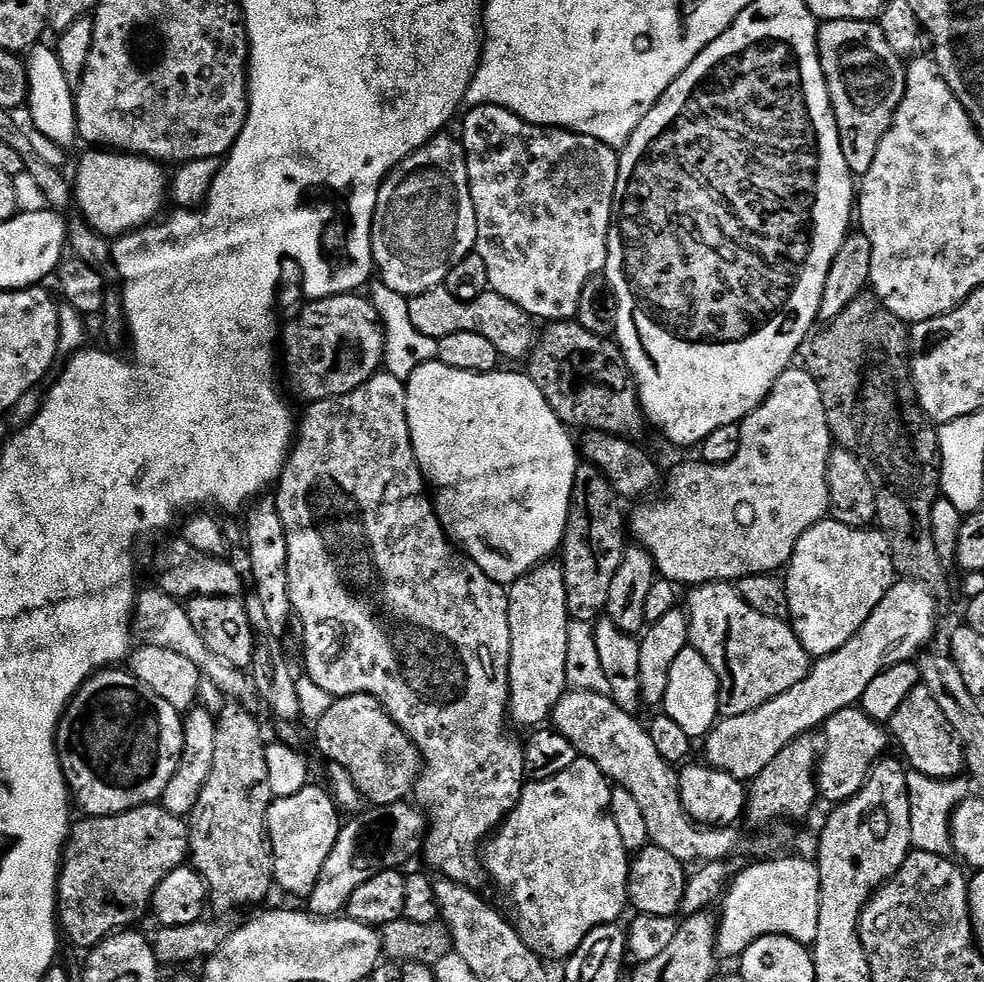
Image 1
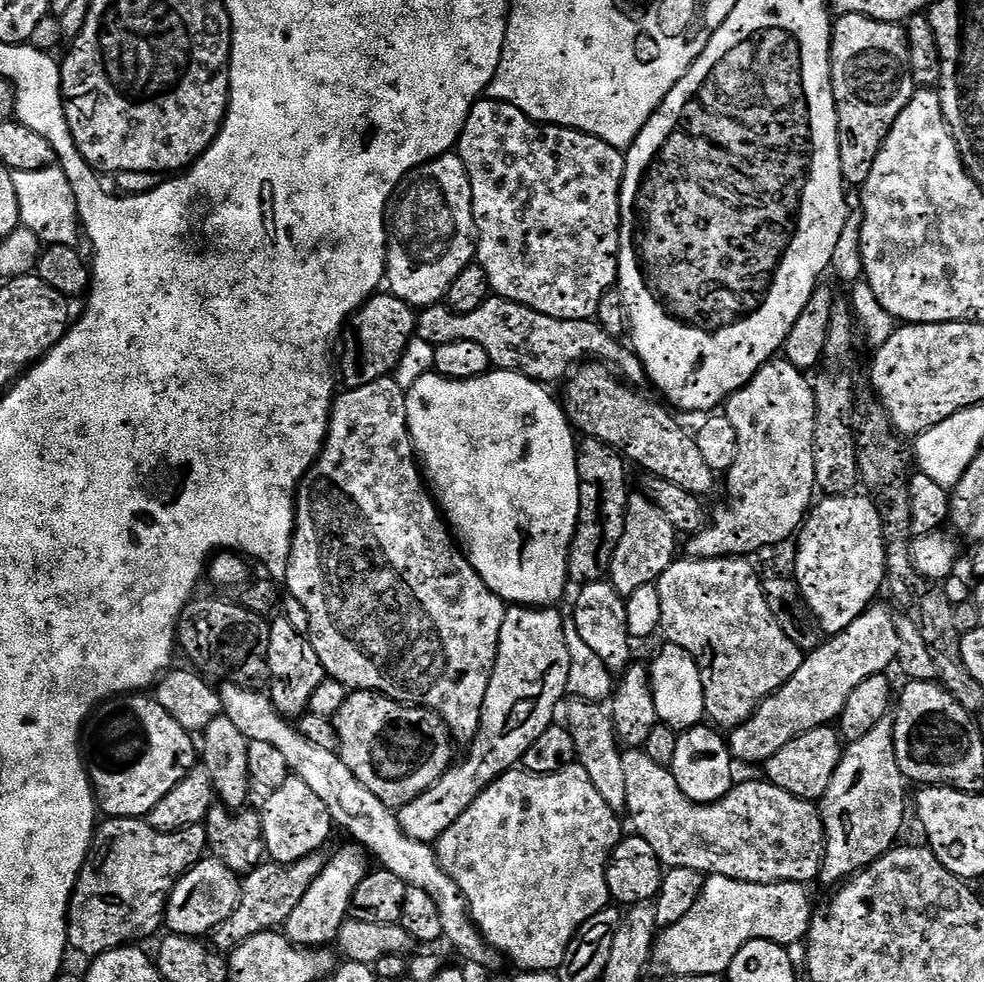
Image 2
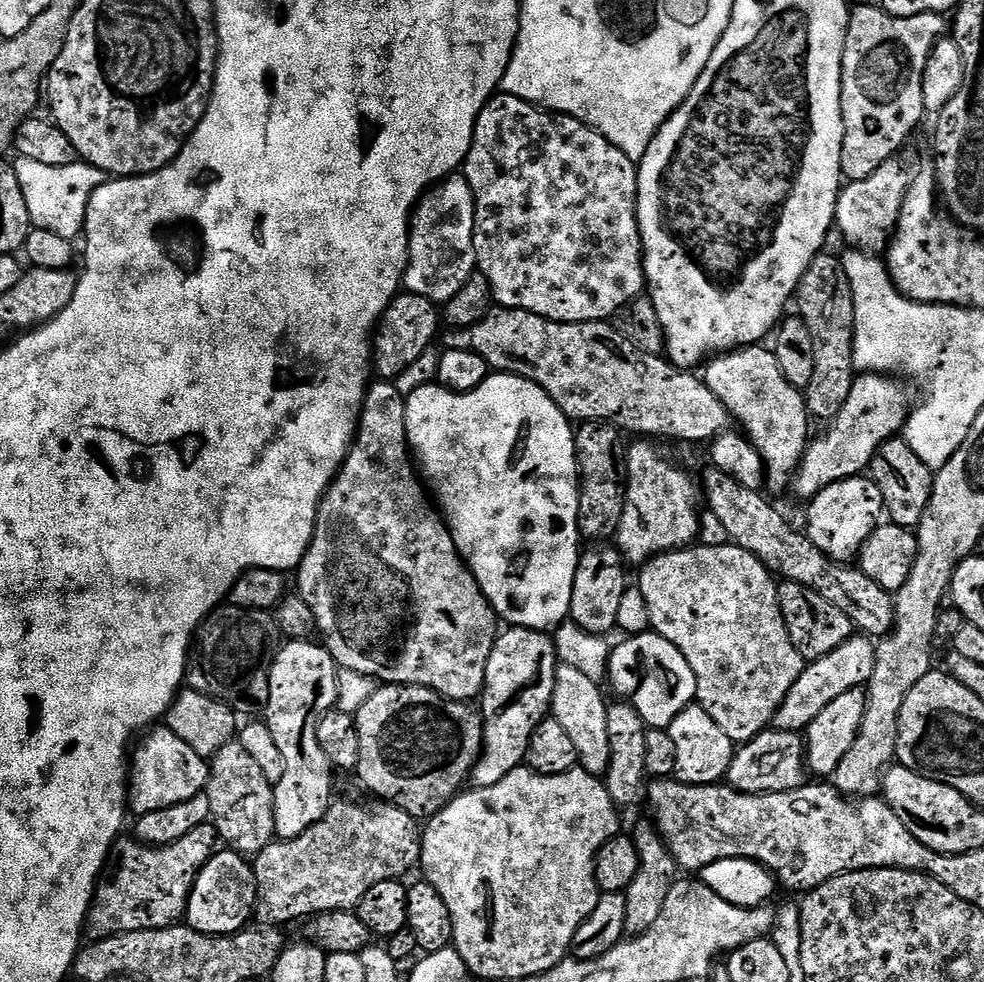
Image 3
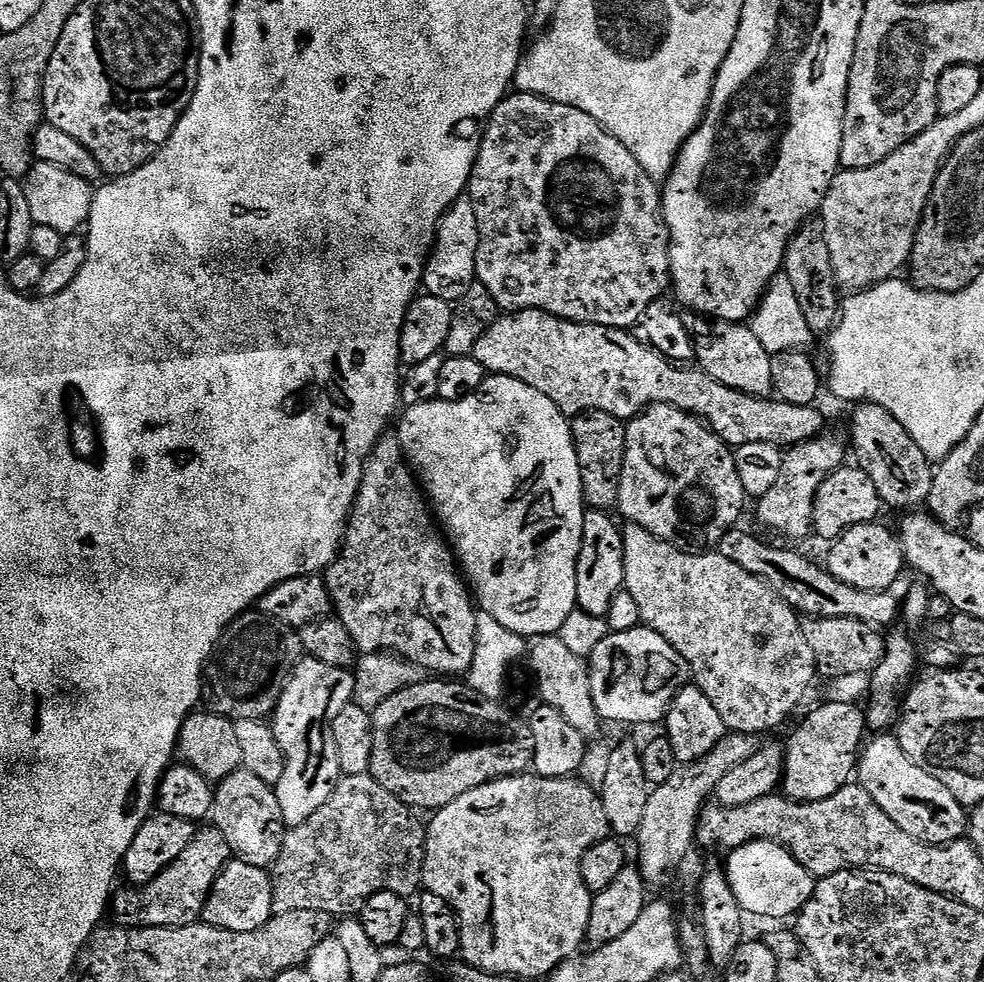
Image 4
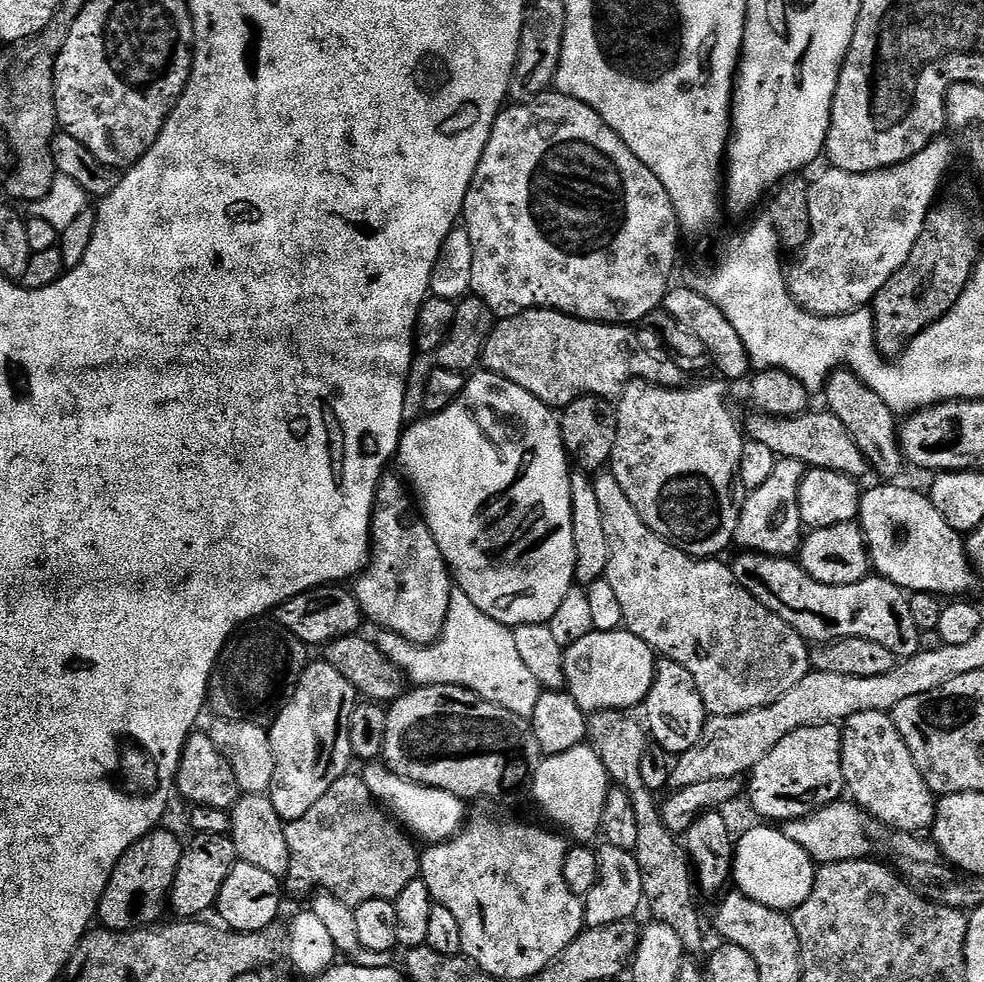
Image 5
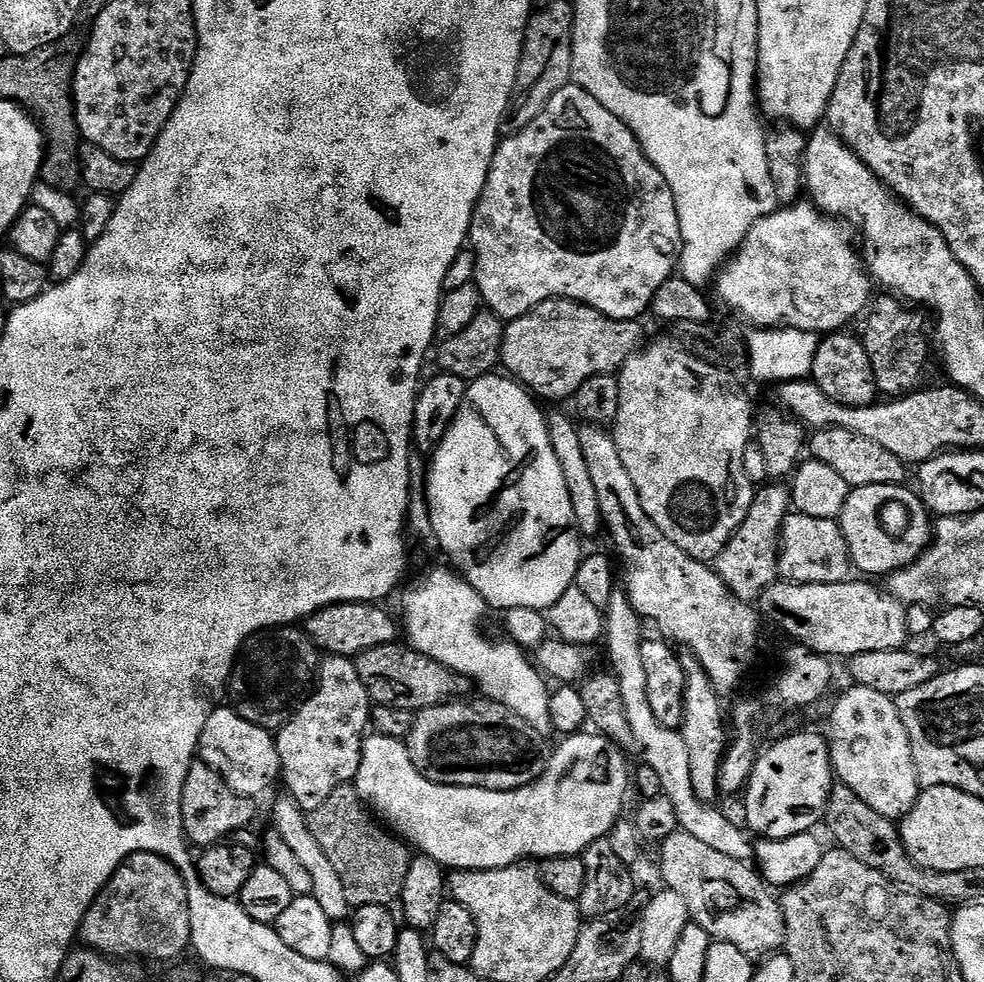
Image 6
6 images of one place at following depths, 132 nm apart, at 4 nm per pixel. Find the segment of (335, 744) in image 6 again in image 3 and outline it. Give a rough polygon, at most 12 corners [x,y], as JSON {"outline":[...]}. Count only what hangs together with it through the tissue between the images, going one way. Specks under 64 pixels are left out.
{"outline":[[311,639],[281,643],[266,723],[284,755],[276,836],[298,838],[334,800],[317,718],[338,665]]}

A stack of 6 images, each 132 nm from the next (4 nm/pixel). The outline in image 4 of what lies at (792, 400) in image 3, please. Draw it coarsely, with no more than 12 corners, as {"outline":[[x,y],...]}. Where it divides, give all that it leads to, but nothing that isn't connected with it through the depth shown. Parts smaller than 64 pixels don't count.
{"outline":[[683,317],[699,371],[773,395],[772,353],[747,323]]}

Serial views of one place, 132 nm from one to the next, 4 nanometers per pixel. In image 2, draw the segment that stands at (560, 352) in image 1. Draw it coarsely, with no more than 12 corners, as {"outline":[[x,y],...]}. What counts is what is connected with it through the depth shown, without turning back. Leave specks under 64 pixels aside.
{"outline":[[609,365],[563,381],[577,433],[708,498],[695,435]]}

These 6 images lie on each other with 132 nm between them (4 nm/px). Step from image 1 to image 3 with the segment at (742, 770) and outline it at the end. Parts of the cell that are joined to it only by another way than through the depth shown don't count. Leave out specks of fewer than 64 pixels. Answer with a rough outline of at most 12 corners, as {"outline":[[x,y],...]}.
{"outline":[[853,634],[813,660],[774,717],[803,733],[846,690],[867,685],[876,644]]}

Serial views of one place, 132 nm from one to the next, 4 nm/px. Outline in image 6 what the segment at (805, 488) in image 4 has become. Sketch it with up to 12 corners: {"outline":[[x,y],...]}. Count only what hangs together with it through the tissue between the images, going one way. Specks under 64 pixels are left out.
{"outline":[[783,483],[757,491],[714,561],[740,600],[778,580],[780,531],[792,508]]}

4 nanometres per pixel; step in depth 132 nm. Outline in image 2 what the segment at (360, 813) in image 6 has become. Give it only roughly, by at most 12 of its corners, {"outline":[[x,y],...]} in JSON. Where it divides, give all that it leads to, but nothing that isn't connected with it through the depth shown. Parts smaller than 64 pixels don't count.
{"outline":[[325,853],[264,862],[245,875],[238,906],[211,933],[230,954],[283,926]]}

